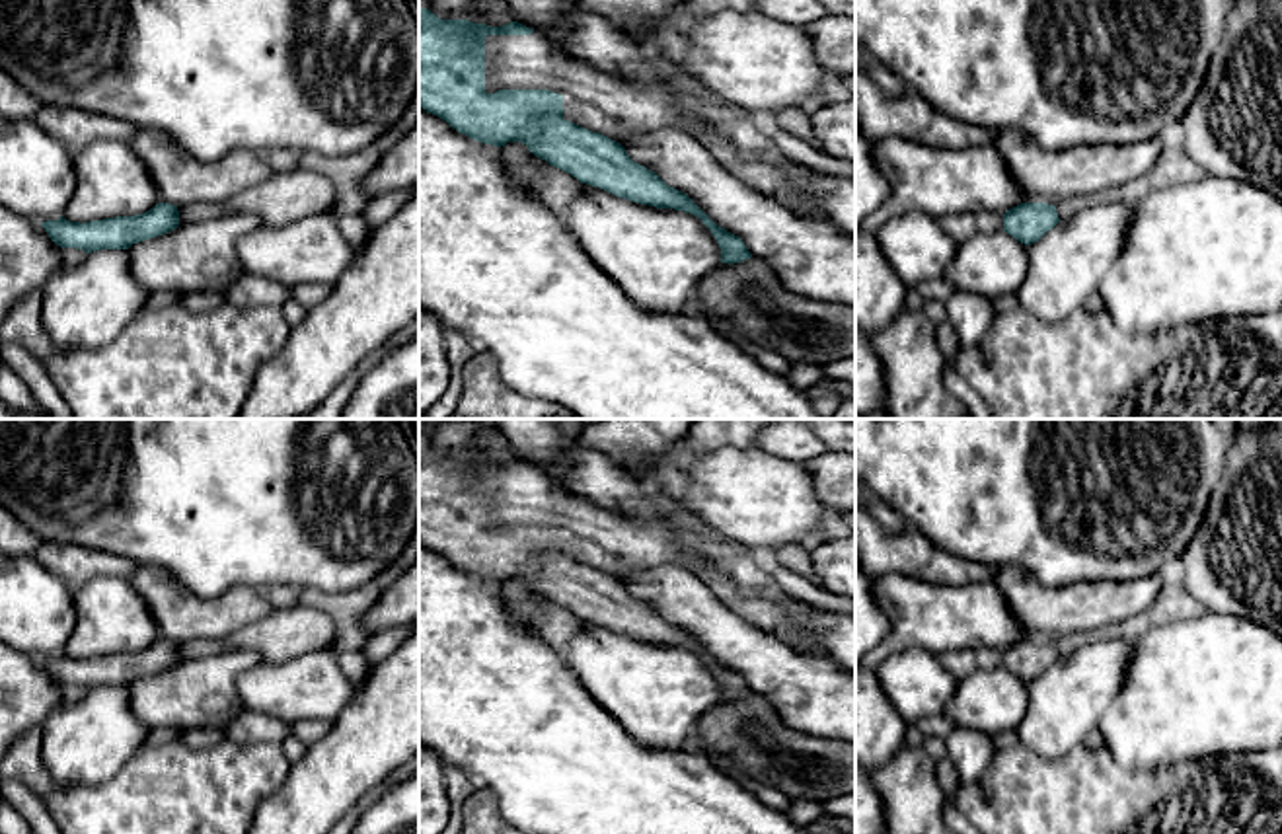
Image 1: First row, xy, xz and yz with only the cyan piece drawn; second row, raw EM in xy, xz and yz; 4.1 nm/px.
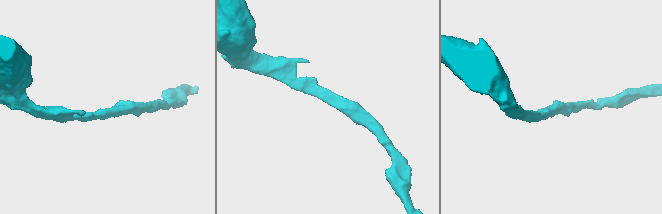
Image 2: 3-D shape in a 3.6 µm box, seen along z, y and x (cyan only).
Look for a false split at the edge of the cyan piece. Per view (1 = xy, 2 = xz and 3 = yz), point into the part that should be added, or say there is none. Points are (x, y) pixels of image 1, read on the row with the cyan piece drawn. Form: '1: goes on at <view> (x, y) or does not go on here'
1: goes on at xy (285, 197)
2: goes on at xz (620, 110)
3: goes on at yz (961, 227)

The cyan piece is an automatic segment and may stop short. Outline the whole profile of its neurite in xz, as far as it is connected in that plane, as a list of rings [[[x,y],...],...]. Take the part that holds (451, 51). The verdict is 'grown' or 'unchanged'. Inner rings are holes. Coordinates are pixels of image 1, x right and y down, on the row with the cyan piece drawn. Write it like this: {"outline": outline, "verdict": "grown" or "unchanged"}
{"outline": [[[419,8],[419,107],[458,133],[493,146],[522,142],[528,150],[581,183],[657,208],[698,216],[721,247],[721,263],[740,263],[752,253],[744,242],[717,226],[686,193],[666,185],[655,171],[633,162],[625,142],[655,131],[682,131],[705,144],[715,160],[762,195],[807,218],[828,218],[805,193],[809,170],[797,162],[764,162],[740,154],[715,127],[680,109],[662,86],[643,86],[598,72],[557,51],[536,29],[518,21],[501,27],[468,19],[440,19]]], "verdict": "grown"}

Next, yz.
{"outline": [[[1021,203],[1005,212],[966,210],[939,218],[939,226],[957,244],[978,234],[1007,232],[1017,242],[1031,246],[1060,222],[1056,207],[1046,203]]], "verdict": "grown"}

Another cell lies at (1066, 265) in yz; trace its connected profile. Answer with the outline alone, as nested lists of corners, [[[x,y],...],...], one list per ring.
[[[1134,203],[1079,207],[1027,246],[1027,273],[1015,290],[1019,306],[1048,323],[1083,308],[1122,253],[1132,210]]]

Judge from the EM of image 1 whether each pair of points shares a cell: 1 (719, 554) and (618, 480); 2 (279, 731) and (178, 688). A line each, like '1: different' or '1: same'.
1: same
2: different

